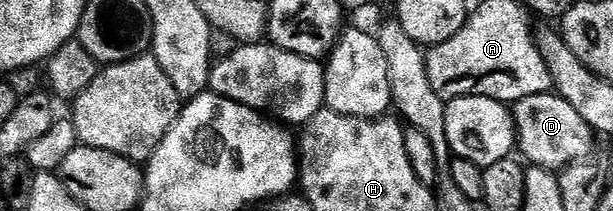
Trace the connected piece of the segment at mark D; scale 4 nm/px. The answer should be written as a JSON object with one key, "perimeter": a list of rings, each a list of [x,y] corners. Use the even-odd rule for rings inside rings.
{"perimeter":[[[557,93],[533,95],[516,101],[512,104],[512,118],[516,128],[516,147],[519,152],[522,150],[521,158],[527,164],[545,167],[547,171],[558,173],[569,163],[585,160],[589,156],[586,154],[590,151],[592,138],[590,127],[584,121],[584,117],[580,117],[580,113],[576,113],[576,109],[572,109],[572,105],[568,105],[568,101],[561,99]]]}

